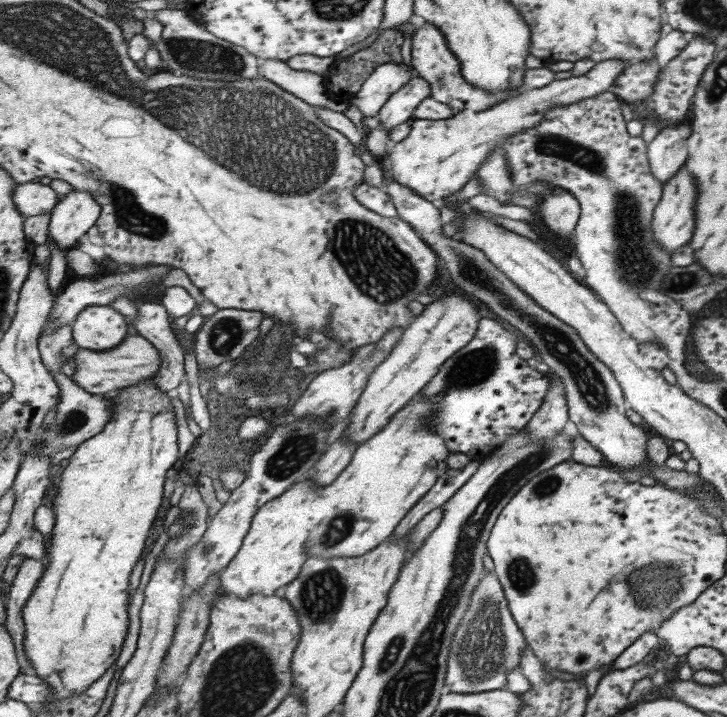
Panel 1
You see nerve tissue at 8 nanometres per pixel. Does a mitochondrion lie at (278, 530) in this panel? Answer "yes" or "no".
no

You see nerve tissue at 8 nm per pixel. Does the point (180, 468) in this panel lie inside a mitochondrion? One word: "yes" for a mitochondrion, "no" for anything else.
no

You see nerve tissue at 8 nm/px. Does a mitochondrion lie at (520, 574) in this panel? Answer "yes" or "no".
yes

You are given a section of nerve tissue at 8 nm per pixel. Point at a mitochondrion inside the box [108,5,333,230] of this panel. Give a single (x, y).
(197, 56)

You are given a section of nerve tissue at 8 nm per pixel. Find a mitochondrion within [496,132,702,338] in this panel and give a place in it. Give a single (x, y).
(675, 282)

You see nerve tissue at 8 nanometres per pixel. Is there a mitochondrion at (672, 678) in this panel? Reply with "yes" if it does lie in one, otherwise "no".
no

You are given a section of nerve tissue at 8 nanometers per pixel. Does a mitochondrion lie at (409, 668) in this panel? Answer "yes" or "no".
yes

